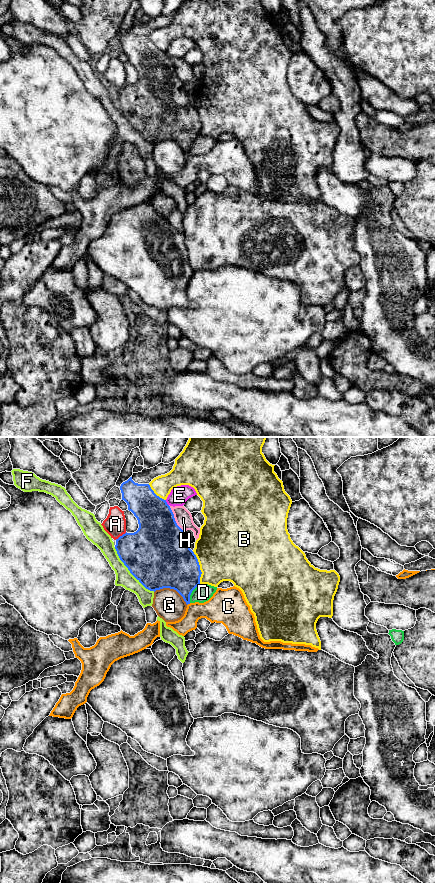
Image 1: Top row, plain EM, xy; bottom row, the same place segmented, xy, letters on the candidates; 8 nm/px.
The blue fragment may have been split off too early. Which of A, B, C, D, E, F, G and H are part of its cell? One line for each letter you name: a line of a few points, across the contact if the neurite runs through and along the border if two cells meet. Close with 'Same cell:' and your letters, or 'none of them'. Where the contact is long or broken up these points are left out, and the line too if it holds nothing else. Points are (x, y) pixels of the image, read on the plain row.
Same cell: none of them

